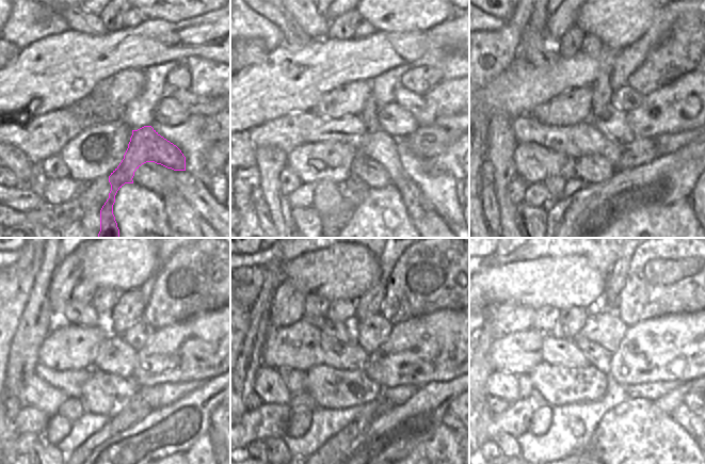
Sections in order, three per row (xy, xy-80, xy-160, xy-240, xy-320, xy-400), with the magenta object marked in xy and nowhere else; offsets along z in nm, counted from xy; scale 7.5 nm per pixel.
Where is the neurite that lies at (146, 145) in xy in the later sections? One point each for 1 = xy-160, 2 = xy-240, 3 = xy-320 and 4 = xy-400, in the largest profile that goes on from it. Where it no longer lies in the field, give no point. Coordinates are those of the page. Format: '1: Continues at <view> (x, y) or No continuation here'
1: Continues at xy-160 (602, 88)
2: Continues at xy-240 (128, 309)
3: Continues at xy-320 (370, 303)
4: Continues at xy-400 (614, 282).

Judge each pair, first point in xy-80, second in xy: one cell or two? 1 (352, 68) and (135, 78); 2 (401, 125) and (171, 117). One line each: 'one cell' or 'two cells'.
1: two cells
2: one cell

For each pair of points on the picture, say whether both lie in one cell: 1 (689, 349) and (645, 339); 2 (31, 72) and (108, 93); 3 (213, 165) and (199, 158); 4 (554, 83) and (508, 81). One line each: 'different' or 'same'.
1: same
2: different
3: different
4: same

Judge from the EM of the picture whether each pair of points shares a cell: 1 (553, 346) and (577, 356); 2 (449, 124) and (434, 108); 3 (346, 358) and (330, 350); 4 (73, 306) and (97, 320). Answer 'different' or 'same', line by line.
1: same
2: different
3: same
4: same

